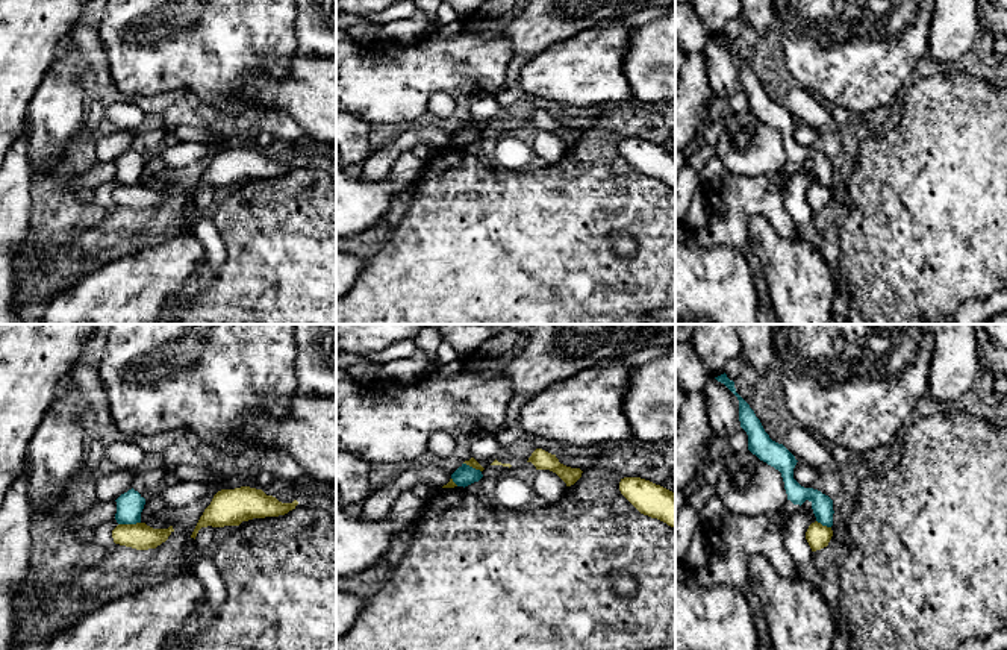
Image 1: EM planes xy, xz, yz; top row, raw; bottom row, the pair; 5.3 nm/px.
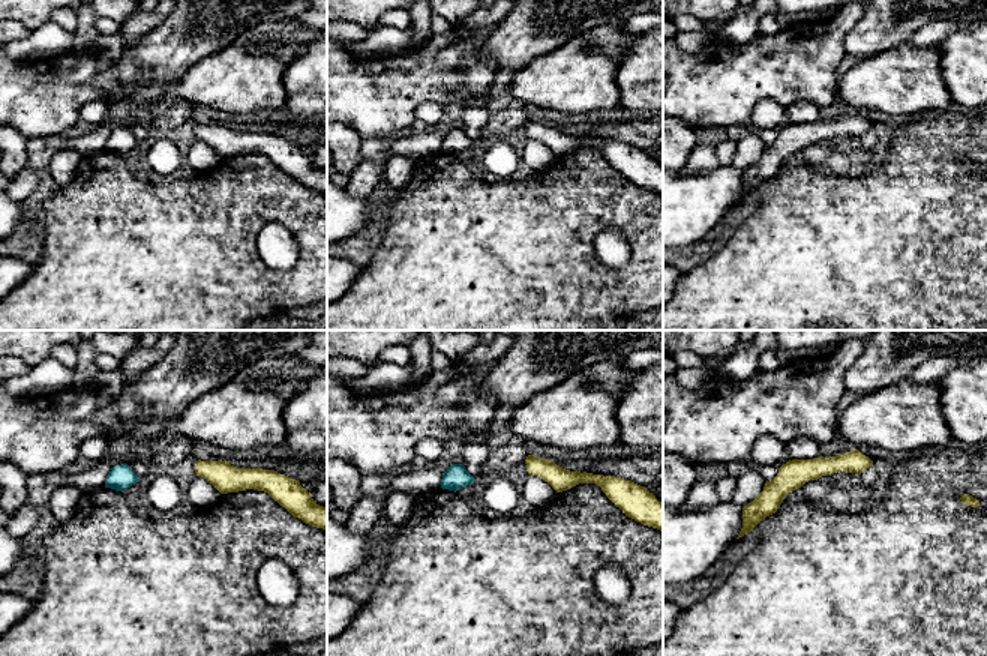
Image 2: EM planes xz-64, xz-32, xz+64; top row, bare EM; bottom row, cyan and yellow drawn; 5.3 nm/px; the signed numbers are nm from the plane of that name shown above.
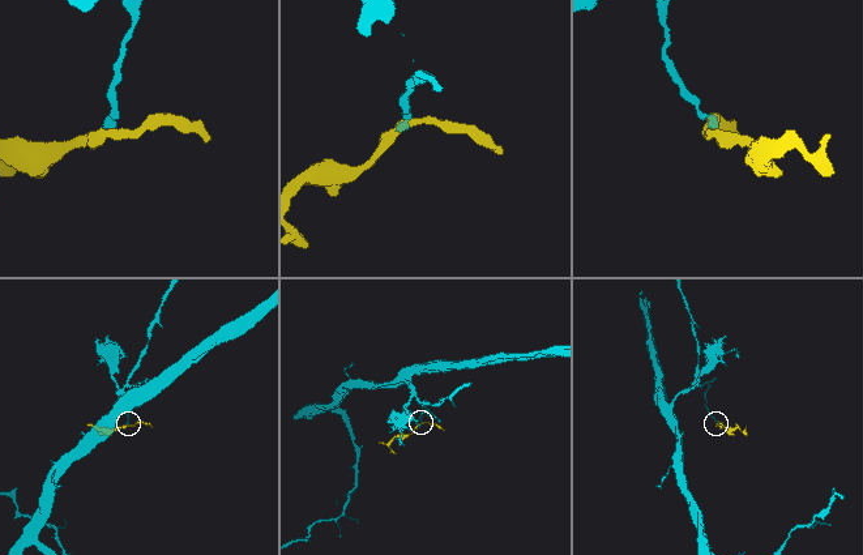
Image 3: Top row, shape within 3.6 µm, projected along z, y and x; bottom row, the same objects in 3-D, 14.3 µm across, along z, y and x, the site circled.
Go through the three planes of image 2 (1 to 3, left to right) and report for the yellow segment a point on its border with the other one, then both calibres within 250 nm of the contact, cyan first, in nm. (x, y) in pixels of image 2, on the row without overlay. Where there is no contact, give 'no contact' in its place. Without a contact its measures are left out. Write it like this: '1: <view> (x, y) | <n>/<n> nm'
1: no contact
2: no contact
3: no contact

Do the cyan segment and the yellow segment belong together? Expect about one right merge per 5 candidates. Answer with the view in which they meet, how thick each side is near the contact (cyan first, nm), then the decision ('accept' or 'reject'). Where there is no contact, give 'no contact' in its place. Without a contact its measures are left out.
meets cyan in xy; 140 nm thick on the cyan side, 140 nm on the other; reject

